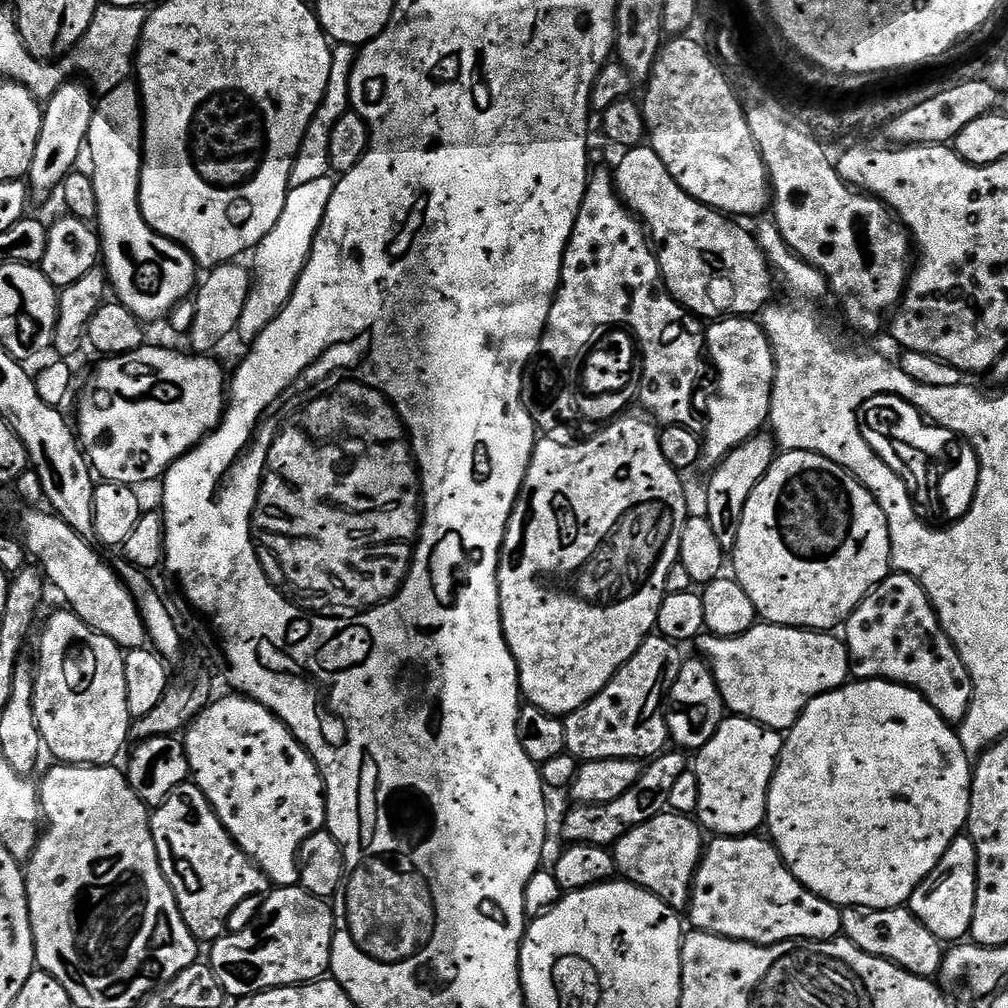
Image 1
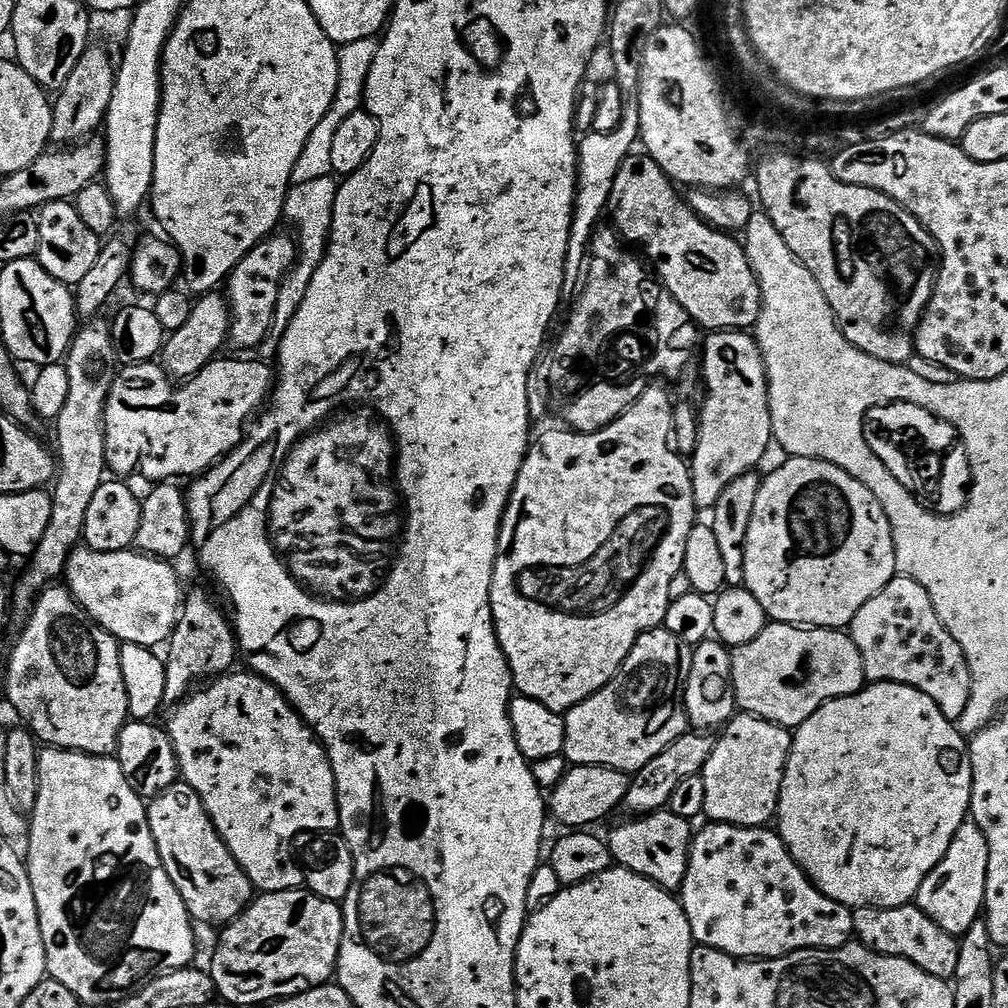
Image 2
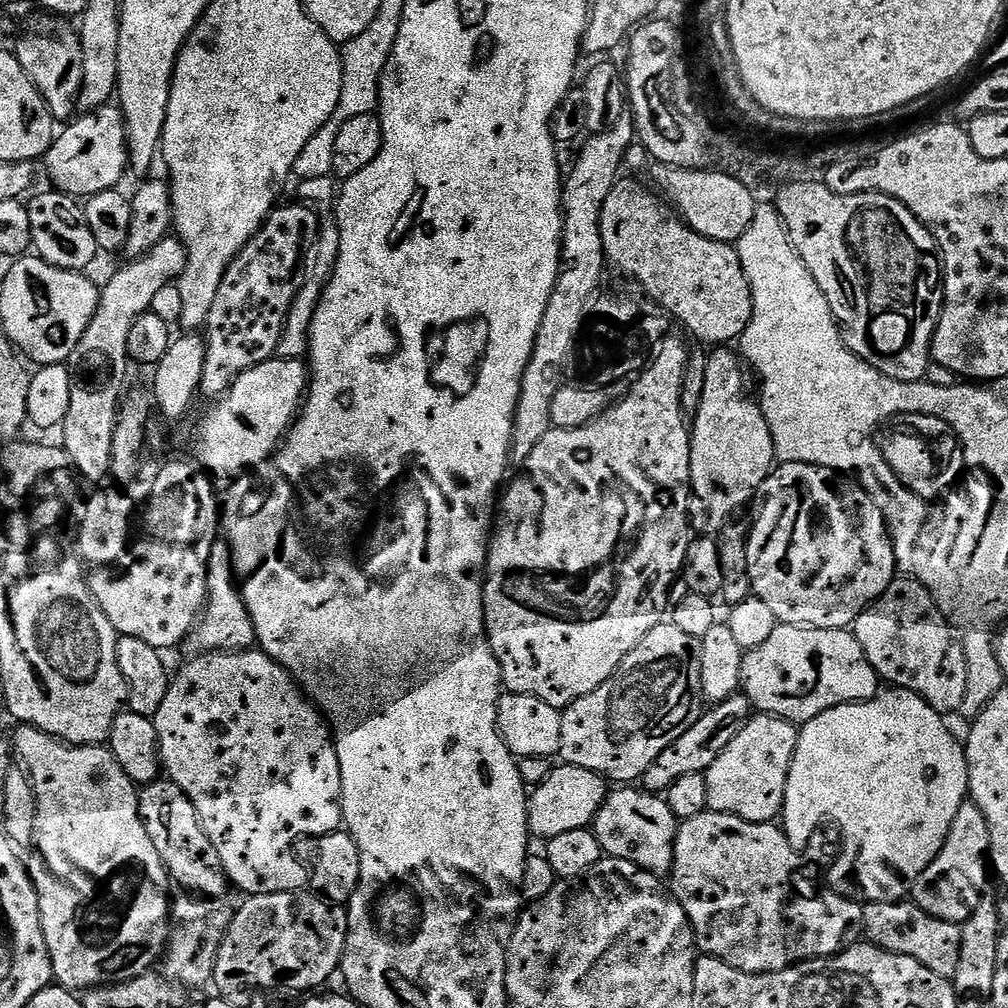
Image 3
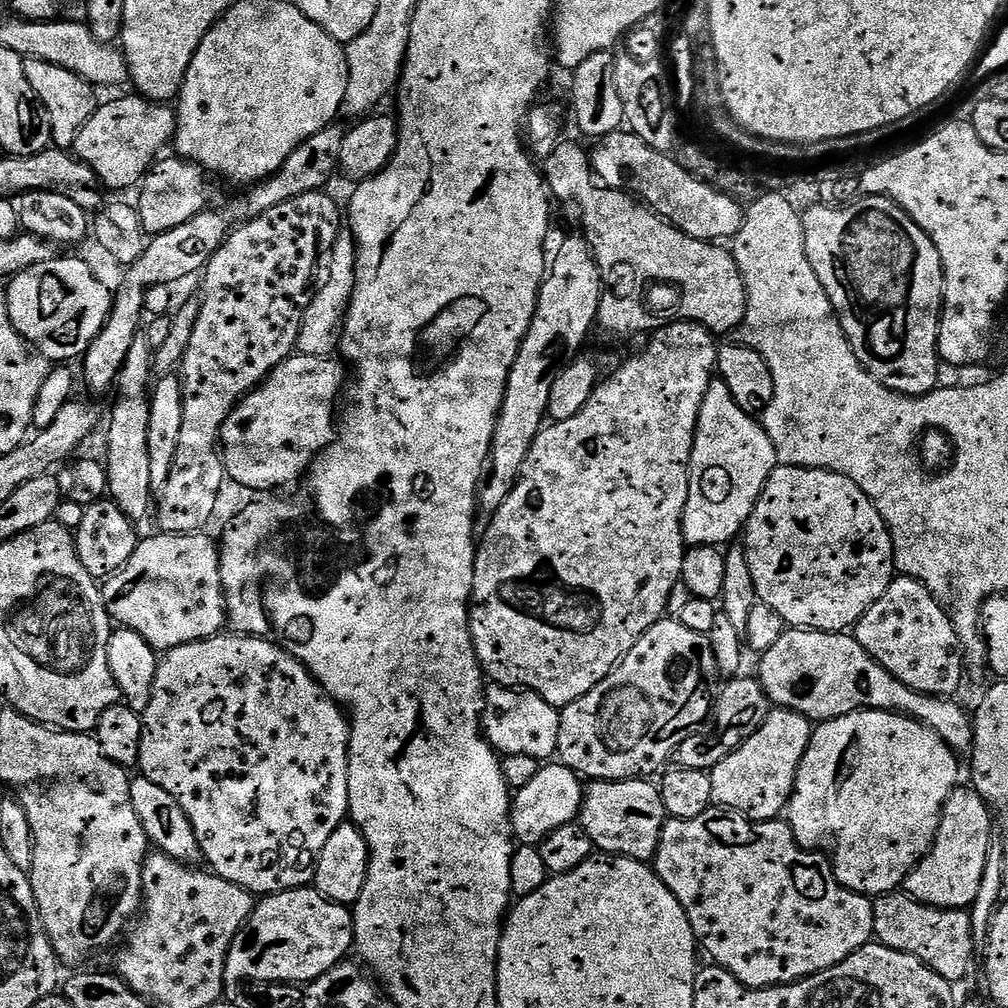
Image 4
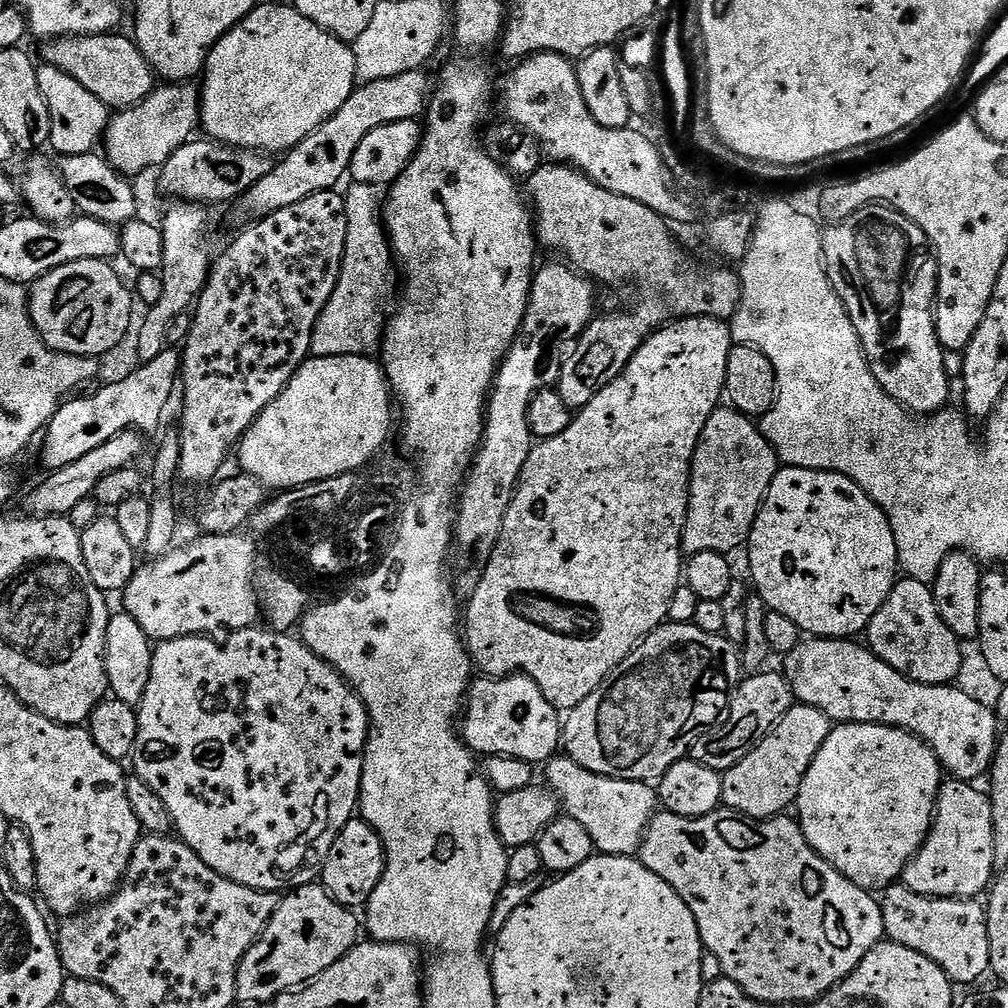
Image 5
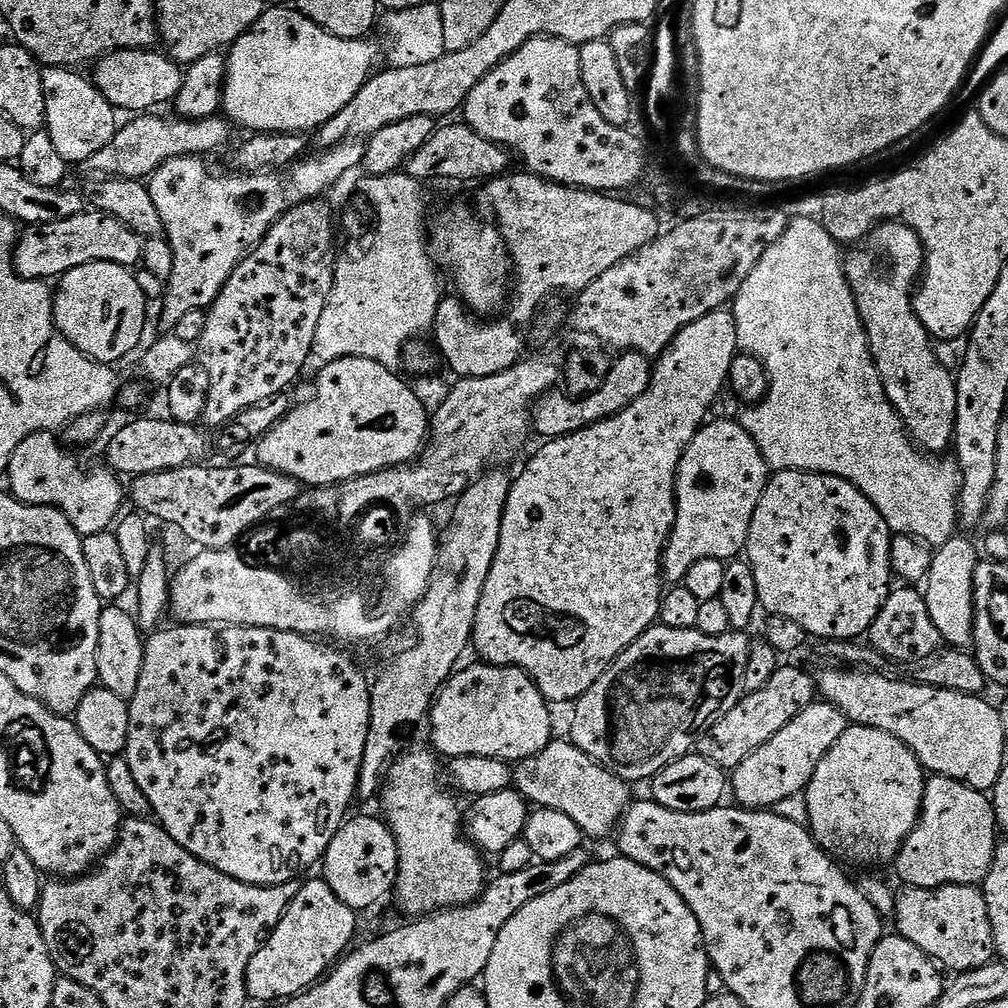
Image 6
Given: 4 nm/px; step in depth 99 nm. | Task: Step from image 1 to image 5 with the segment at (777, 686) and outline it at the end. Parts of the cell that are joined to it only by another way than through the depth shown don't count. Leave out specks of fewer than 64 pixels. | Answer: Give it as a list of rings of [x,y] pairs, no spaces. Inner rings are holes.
[[[808,638],[805,639],[798,646],[794,646],[794,650],[787,653],[783,657],[784,665],[782,671],[788,684],[792,688],[793,697],[801,704],[809,704],[818,710],[822,710],[822,714],[826,714],[834,722],[842,724],[881,724],[882,726],[890,726],[891,728],[901,728],[907,732],[913,732],[919,740],[925,740],[928,745],[934,750],[934,754],[940,759],[940,767],[949,777],[957,780],[966,780],[969,782],[979,781],[979,776],[982,777],[992,767],[992,759],[995,757],[998,731],[996,732],[996,724],[998,725],[998,716],[991,707],[988,708],[980,700],[975,700],[968,692],[963,692],[957,686],[949,686],[946,684],[919,684],[910,678],[906,678],[902,674],[898,674],[898,670],[894,670],[894,666],[886,666],[886,662],[882,662],[882,658],[875,656],[871,648],[865,646],[863,643],[857,642],[852,638],[845,638],[842,640],[833,640],[831,638]]]

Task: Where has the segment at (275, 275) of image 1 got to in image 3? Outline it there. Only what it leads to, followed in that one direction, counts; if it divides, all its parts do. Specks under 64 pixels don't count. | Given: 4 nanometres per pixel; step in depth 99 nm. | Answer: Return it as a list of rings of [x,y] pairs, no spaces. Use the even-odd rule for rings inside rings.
[[[323,176],[322,178],[310,178],[301,180],[295,185],[296,192],[303,203],[314,206],[320,217],[320,233],[318,242],[314,249],[314,255],[310,260],[308,277],[304,279],[303,286],[296,292],[294,302],[288,311],[288,317],[282,330],[282,338],[278,342],[276,356],[281,360],[299,360],[308,351],[308,331],[310,322],[314,318],[314,310],[318,306],[320,296],[324,292],[324,287],[328,285],[328,279],[332,277],[332,271],[338,258],[338,246],[340,245],[340,235],[336,218],[332,211],[334,208],[334,180],[332,176]],[[333,184],[333,188],[332,188]]]

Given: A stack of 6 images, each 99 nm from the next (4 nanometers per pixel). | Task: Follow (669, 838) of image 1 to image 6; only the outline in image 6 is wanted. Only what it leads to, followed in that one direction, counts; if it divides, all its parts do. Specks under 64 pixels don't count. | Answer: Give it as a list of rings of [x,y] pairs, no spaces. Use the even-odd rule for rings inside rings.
[[[554,738],[546,750],[519,761],[514,772],[514,788],[529,805],[567,814],[571,820],[578,822],[585,837],[592,839],[593,836],[596,840],[603,836],[611,837],[619,829],[624,811],[634,800],[634,795],[628,789],[631,788],[629,781],[594,763],[568,738]]]

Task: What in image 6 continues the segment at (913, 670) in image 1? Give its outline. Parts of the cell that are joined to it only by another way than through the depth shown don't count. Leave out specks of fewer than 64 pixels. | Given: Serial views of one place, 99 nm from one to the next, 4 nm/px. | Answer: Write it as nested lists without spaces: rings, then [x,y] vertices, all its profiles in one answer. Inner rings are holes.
[[[916,586],[900,587],[893,587],[889,591],[882,610],[878,610],[878,618],[874,618],[870,629],[870,644],[881,652],[885,661],[919,666],[941,651],[942,641],[926,608],[923,591]]]

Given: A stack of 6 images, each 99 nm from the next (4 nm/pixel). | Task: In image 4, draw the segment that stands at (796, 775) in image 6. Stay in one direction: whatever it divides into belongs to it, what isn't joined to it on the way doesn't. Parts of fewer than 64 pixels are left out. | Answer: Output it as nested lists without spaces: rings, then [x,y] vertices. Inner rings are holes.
[[[773,707],[757,732],[710,769],[713,805],[738,812],[753,822],[777,819],[788,807],[798,766],[810,746],[813,727],[813,721],[802,714]]]

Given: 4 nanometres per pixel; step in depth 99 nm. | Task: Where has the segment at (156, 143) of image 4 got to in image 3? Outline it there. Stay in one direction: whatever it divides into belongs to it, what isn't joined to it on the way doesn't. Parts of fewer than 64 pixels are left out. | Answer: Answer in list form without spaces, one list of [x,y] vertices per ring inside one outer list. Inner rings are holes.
[[[105,106],[73,119],[65,132],[52,141],[50,150],[42,158],[42,168],[52,179],[51,187],[68,196],[87,198],[113,191],[128,166],[128,135],[124,129],[124,115],[119,107]]]

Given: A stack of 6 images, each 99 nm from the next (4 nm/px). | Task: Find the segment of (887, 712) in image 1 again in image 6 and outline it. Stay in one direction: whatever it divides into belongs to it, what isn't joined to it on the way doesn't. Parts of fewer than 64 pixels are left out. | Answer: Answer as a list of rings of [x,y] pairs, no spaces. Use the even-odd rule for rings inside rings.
[[[849,726],[842,738],[830,746],[822,762],[818,762],[818,770],[814,770],[814,778],[803,793],[802,801],[808,807],[807,827],[816,845],[841,865],[868,868],[864,870],[876,870],[879,864],[891,865],[920,821],[920,811],[924,809],[925,783],[925,768],[906,745],[898,742],[898,738],[882,730]]]

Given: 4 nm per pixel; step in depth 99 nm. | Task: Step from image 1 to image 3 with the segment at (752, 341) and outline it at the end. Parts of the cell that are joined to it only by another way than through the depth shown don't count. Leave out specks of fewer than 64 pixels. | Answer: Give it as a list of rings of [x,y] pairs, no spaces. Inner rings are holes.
[[[720,346],[709,355],[700,408],[690,424],[692,482],[688,519],[700,534],[716,534],[724,520],[730,519],[743,504],[750,503],[777,463],[774,438],[764,412],[755,399],[744,397],[741,357],[728,351],[732,350]]]

